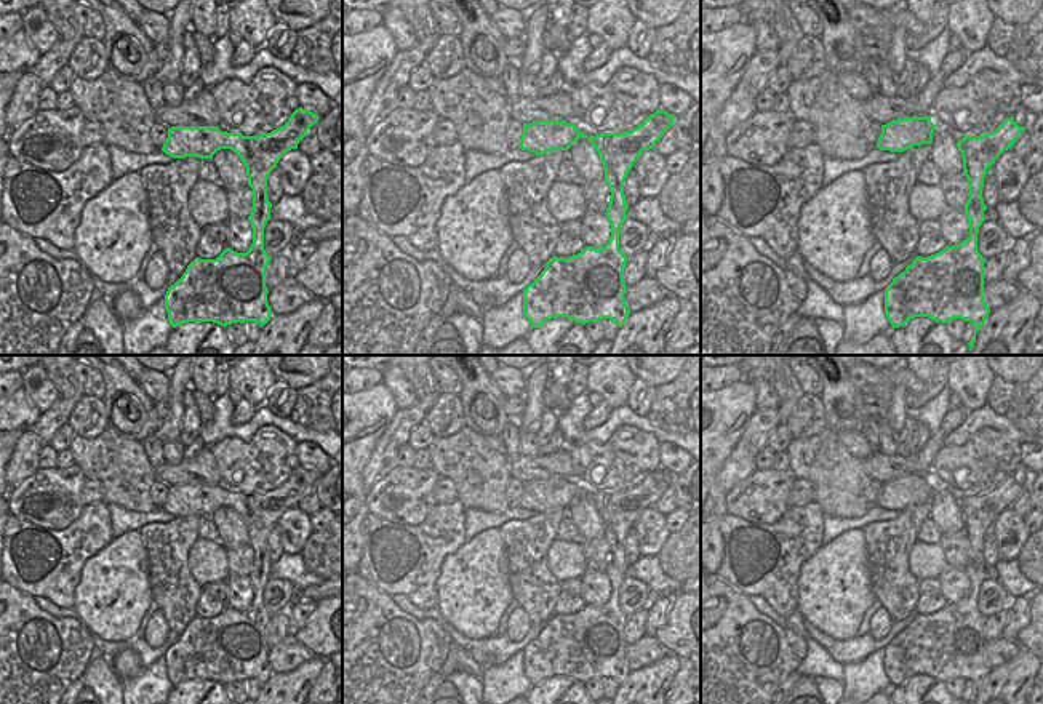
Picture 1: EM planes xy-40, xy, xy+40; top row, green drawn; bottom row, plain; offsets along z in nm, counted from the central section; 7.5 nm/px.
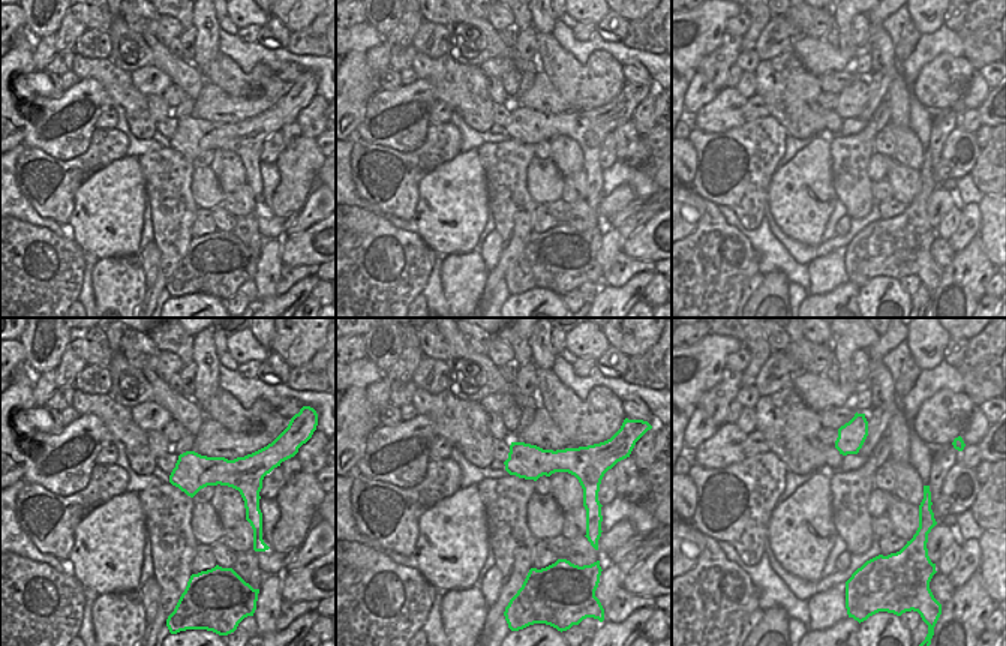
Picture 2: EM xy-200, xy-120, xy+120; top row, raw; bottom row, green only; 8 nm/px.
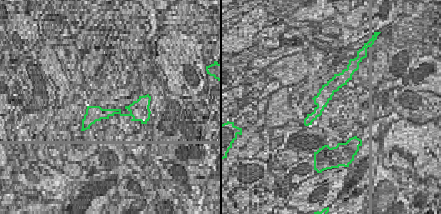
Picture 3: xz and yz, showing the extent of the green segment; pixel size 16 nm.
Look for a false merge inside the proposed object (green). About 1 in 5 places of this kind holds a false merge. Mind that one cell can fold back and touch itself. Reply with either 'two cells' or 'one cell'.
one cell

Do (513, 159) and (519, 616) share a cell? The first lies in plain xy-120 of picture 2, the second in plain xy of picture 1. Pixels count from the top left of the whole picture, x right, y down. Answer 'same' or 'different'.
different

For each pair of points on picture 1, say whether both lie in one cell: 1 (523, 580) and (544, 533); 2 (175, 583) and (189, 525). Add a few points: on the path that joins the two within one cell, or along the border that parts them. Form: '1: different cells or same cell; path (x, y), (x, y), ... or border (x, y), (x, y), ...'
1: same cell; path (527, 568), (527, 551), (533, 544)
2: same cell; path (175, 568), (175, 540)

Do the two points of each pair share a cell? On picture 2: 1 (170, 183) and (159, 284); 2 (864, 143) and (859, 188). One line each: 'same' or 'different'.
1: same
2: same

